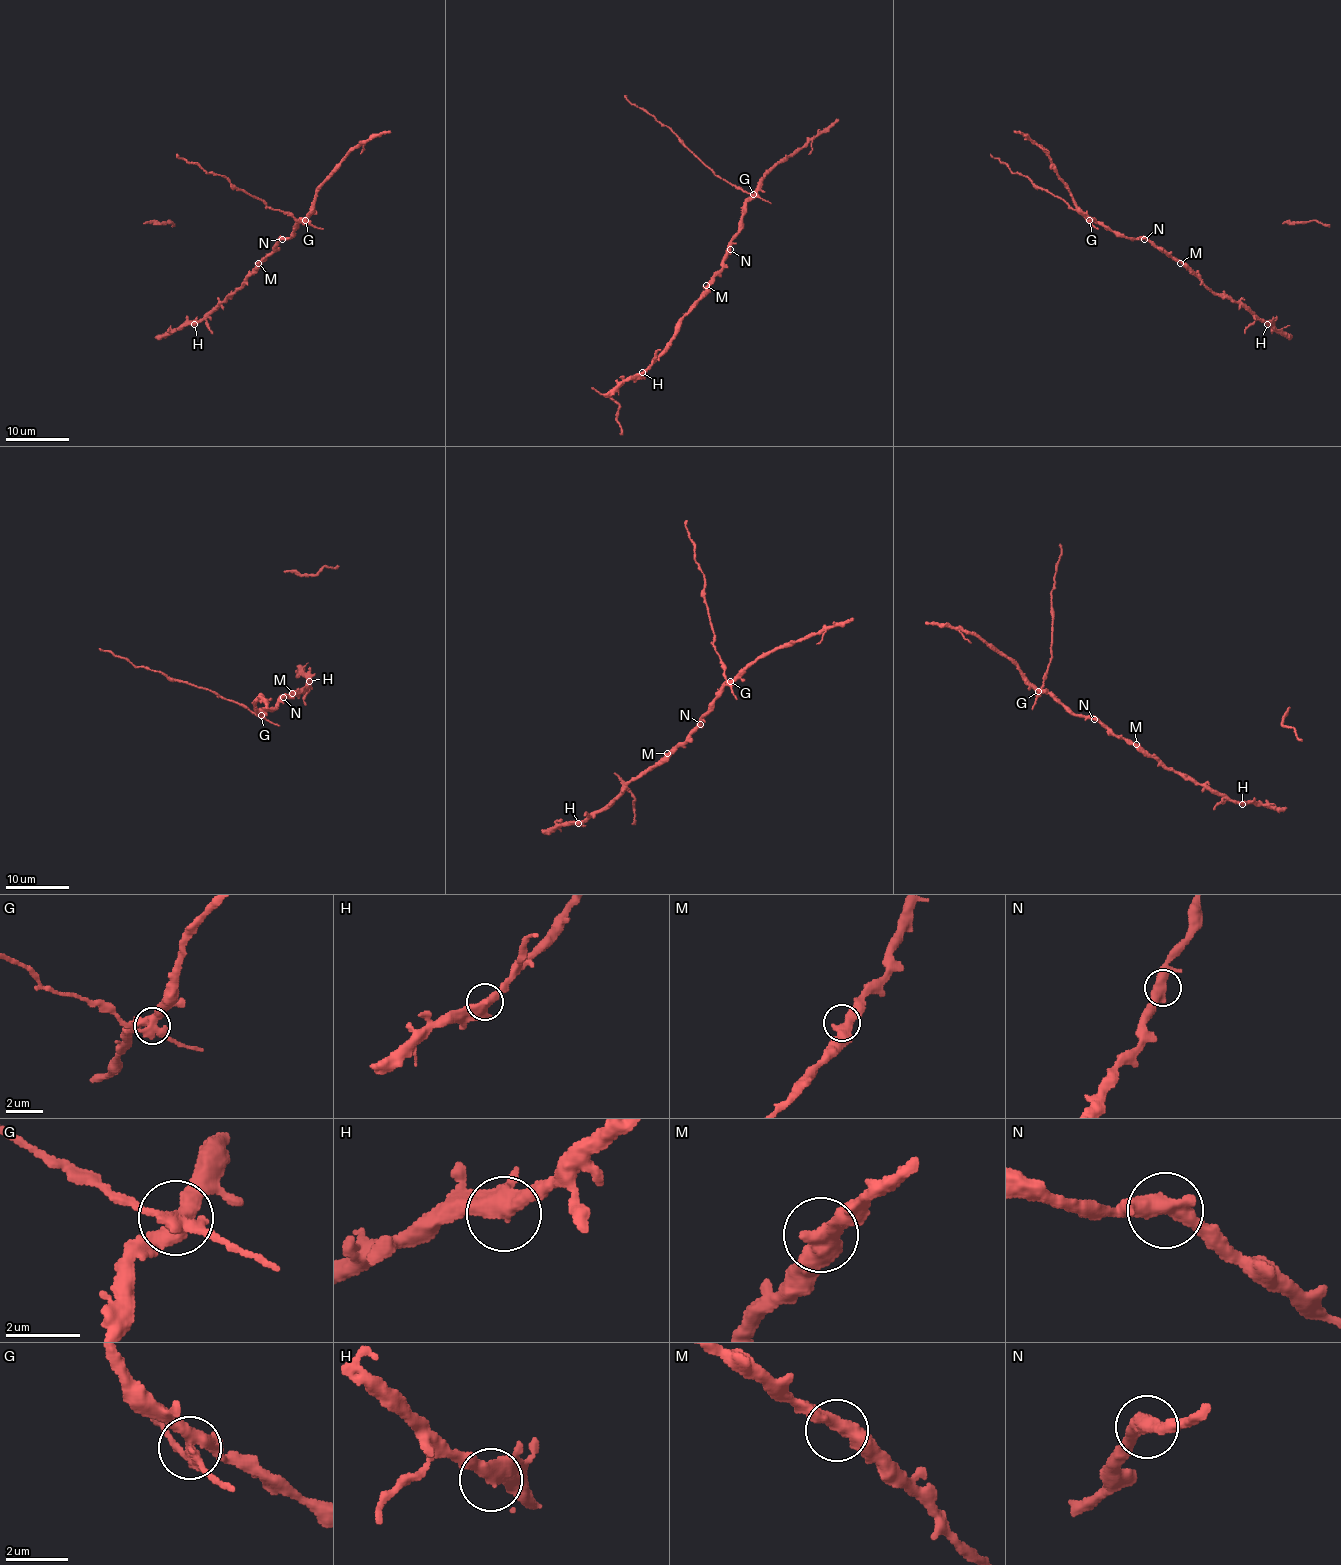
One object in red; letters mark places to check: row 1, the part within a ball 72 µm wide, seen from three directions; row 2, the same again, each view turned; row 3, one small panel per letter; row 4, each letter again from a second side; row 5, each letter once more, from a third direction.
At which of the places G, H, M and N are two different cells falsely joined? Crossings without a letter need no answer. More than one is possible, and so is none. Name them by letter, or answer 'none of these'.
G

